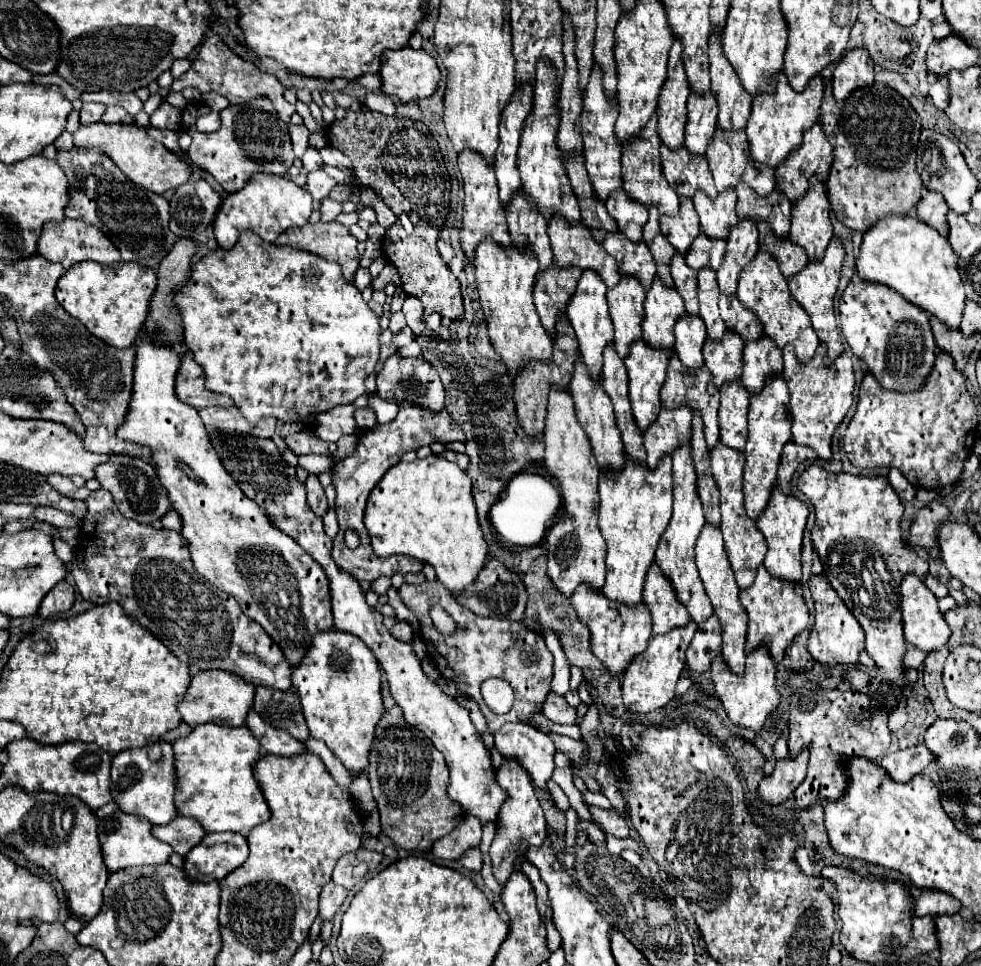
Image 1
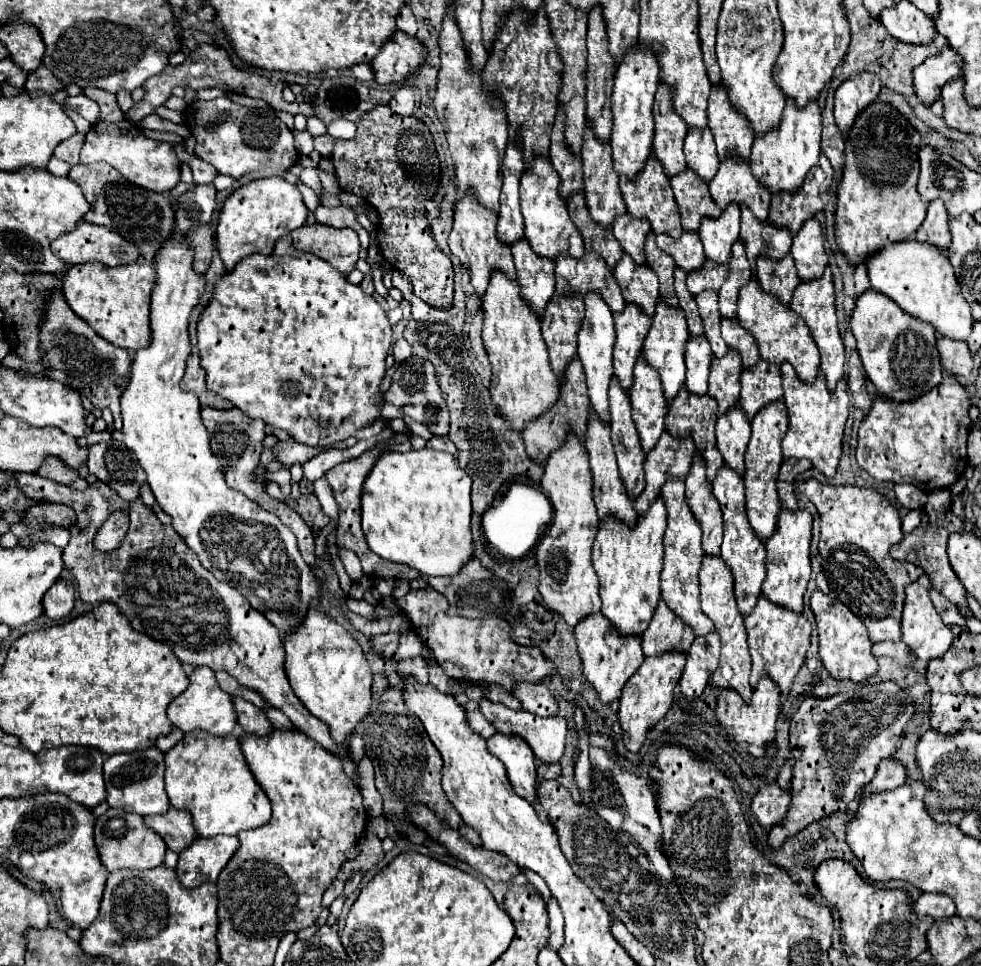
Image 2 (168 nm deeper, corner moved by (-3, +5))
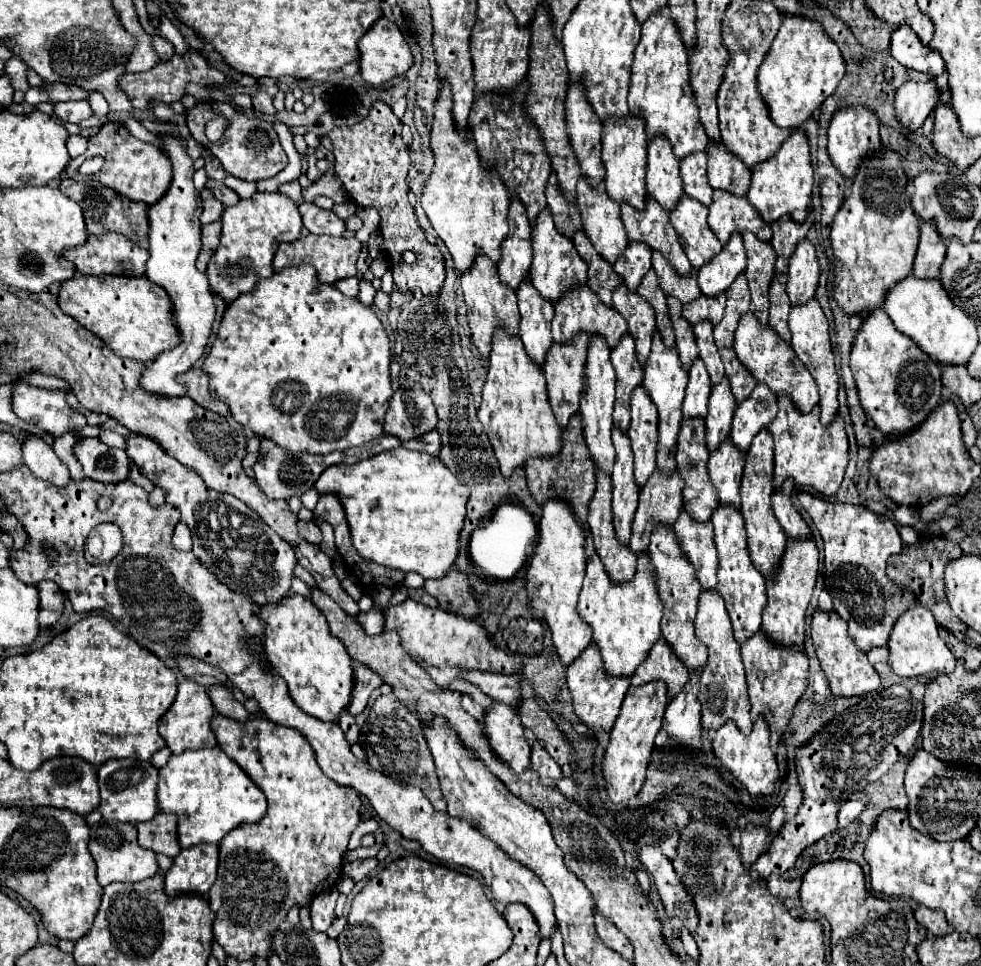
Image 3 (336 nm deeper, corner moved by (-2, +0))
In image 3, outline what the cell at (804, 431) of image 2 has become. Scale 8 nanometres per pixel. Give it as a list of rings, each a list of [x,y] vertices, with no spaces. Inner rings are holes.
[[[781,395],[777,401],[779,401],[779,413],[767,425],[775,441],[773,487],[779,489],[779,485],[785,479],[793,479],[795,485],[807,485],[827,497],[835,495],[843,481],[845,467],[849,463],[849,445],[841,415],[837,415],[829,427],[823,427],[819,421],[819,405],[811,413],[803,415],[801,411],[797,411],[797,407],[791,403],[789,397]]]

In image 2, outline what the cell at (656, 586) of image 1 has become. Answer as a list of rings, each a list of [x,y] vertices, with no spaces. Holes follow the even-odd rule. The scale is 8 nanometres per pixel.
[[[660,598],[652,622],[642,634],[644,656],[660,656],[668,650],[688,652],[692,642],[694,632],[690,632],[690,626],[682,624],[682,620],[678,620],[678,616],[674,616],[674,612],[670,612],[670,608],[666,608],[666,602]]]

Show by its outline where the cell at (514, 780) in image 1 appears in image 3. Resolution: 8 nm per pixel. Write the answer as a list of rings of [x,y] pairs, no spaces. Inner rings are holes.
[[[493,703],[485,711],[483,721],[493,751],[515,771],[523,773],[529,767],[531,747],[523,735],[523,725],[517,711],[505,703]]]

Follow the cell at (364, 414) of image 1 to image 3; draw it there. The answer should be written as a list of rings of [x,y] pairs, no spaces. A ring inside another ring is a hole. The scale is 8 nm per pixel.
[[[407,381],[395,391],[389,403],[383,431],[399,441],[409,441],[433,431],[435,423],[437,415],[431,397],[421,389],[419,383]]]

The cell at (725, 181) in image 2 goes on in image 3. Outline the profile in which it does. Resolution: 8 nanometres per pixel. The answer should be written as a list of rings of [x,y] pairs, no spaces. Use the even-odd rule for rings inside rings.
[[[713,193],[713,203],[709,207],[709,227],[721,245],[727,245],[733,233],[745,231],[751,231],[765,243],[771,241],[771,227],[759,217],[745,197],[735,197],[731,193]]]

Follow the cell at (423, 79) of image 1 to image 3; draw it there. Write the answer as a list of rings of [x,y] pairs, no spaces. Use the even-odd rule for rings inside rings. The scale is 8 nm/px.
[[[381,17],[359,41],[359,73],[371,83],[379,85],[395,79],[413,65],[413,55],[405,37],[393,21]]]

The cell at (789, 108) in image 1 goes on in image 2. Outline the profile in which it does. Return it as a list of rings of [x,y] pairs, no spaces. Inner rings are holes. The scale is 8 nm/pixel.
[[[786,100],[786,108],[778,128],[756,136],[750,154],[752,174],[770,188],[770,192],[798,190],[806,178],[806,172],[818,164],[820,156],[820,132],[822,132],[822,110],[818,100],[810,100],[806,108],[794,108],[794,100]]]

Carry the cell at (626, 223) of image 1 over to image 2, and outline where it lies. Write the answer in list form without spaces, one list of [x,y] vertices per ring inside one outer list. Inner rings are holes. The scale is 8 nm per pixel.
[[[628,212],[618,216],[618,220],[614,220],[612,224],[612,232],[616,236],[616,240],[620,242],[622,250],[628,252],[636,264],[644,264],[644,240],[646,234],[650,232],[650,222],[648,220],[634,220],[634,216],[630,216]]]

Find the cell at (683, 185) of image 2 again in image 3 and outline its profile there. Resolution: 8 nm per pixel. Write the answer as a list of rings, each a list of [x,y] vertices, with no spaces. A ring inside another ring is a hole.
[[[681,197],[677,209],[669,217],[695,269],[701,269],[717,253],[721,253],[721,245],[707,225],[705,205],[701,205],[699,201],[693,201],[691,197]]]

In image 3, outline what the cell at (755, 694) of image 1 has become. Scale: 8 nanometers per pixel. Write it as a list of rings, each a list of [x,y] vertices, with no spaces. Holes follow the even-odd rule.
[[[757,719],[757,723],[753,725],[751,735],[745,735],[737,729],[735,723],[727,723],[723,725],[713,739],[713,753],[715,757],[725,765],[725,769],[729,769],[741,783],[743,787],[749,791],[749,795],[753,799],[757,797],[767,797],[773,793],[775,789],[775,781],[779,777],[777,771],[777,761],[773,757],[771,745],[769,745],[769,729],[765,725],[763,719]]]

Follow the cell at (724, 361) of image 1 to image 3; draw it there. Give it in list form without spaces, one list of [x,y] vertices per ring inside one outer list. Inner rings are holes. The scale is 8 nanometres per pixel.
[[[723,379],[711,391],[709,413],[705,417],[705,443],[707,443],[709,453],[713,453],[729,437],[735,407],[737,403],[729,389],[729,381]]]

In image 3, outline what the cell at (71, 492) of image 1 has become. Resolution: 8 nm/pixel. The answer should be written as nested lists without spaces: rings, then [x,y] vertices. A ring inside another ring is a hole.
[[[27,435],[23,441],[23,459],[29,471],[53,485],[67,485],[71,481],[69,469],[63,465],[63,461],[55,455],[51,445],[47,445],[39,435]]]

